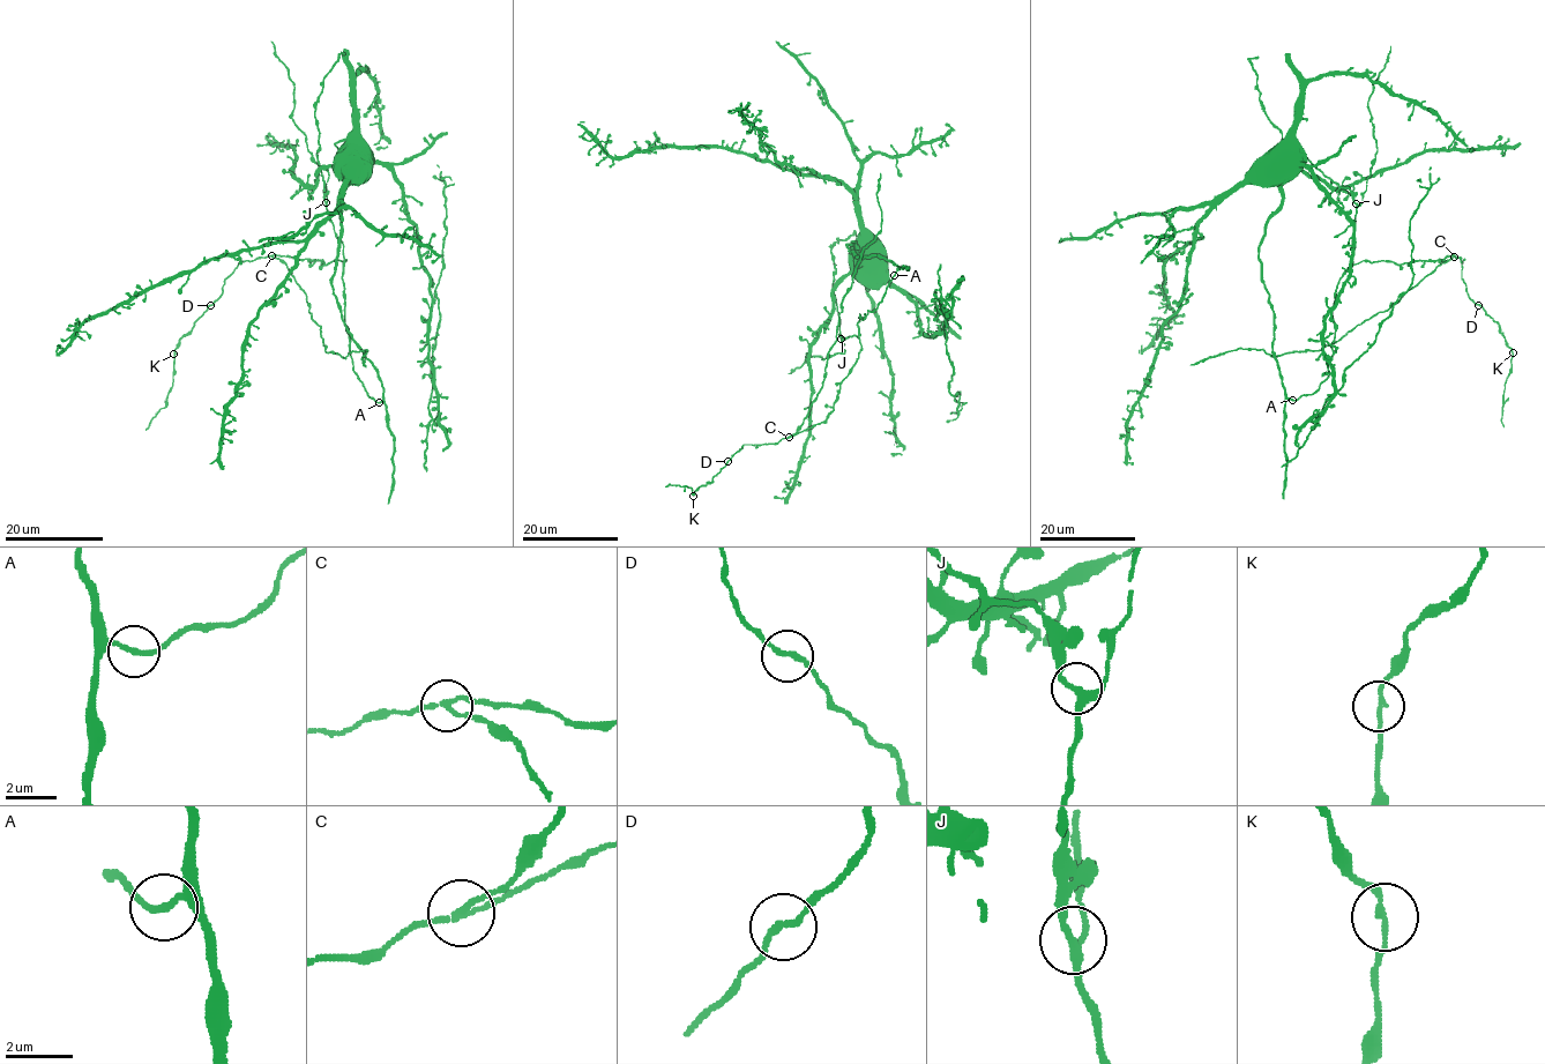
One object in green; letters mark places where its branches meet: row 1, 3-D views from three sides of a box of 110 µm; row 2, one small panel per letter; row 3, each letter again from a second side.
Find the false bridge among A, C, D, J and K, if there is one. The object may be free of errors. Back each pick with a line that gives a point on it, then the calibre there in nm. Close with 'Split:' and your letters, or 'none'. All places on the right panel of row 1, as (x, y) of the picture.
C: (1454, 257) | 140 nm
Split: C

